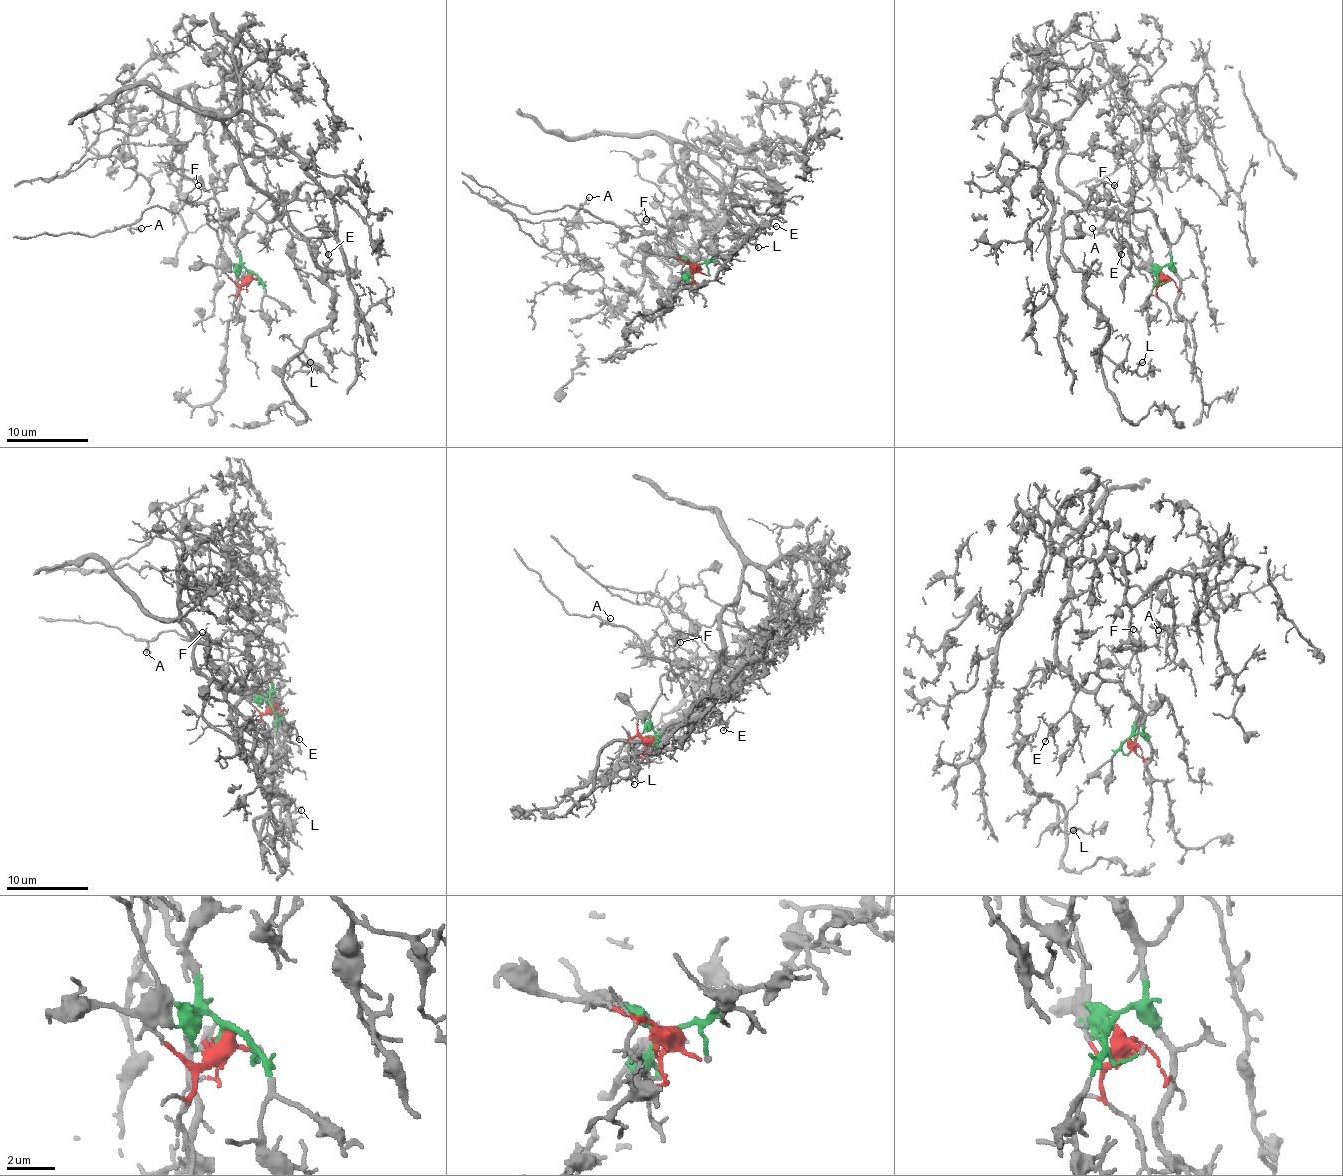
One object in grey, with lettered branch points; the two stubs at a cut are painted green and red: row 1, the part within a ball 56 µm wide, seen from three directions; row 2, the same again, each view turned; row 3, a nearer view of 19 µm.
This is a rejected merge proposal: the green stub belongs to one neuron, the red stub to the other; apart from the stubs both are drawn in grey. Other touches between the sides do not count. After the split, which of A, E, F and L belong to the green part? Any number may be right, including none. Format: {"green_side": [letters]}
{"green_side": ["E", "L"]}

